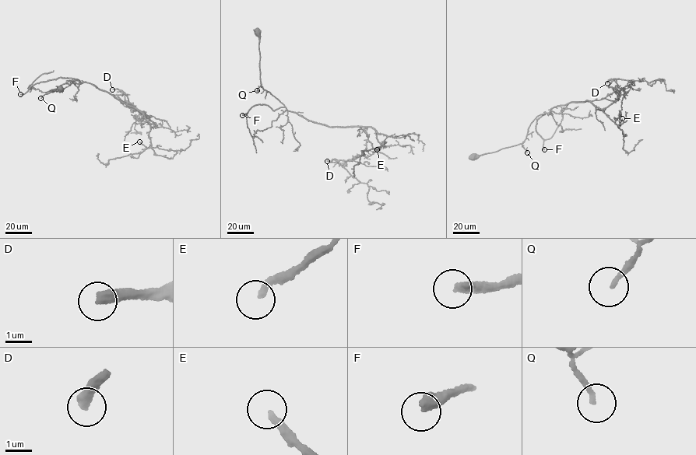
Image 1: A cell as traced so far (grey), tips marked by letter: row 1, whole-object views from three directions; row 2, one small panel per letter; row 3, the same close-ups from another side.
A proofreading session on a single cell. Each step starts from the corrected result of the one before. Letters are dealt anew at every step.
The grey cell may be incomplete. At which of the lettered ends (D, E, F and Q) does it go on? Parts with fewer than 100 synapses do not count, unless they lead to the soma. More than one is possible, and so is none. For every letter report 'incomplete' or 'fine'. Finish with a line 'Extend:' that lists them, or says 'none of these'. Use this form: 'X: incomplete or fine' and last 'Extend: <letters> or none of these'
D: fine
E: fine
F: incomplete
Q: fine
Extend: F

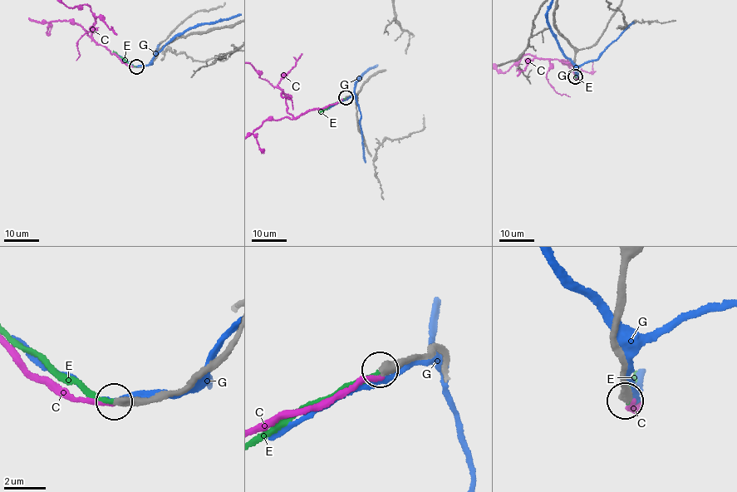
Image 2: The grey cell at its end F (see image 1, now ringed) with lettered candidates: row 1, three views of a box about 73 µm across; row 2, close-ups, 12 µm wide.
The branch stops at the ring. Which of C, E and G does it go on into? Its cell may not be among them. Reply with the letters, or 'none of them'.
E

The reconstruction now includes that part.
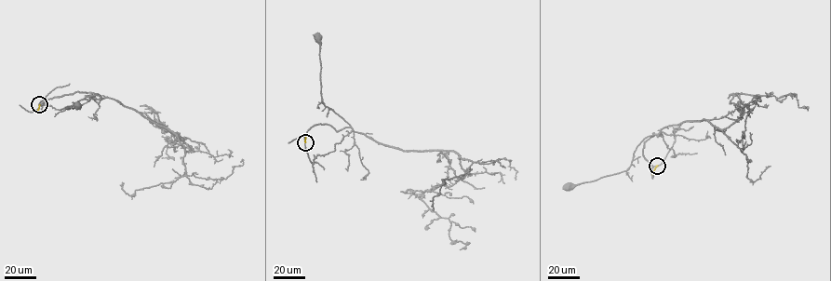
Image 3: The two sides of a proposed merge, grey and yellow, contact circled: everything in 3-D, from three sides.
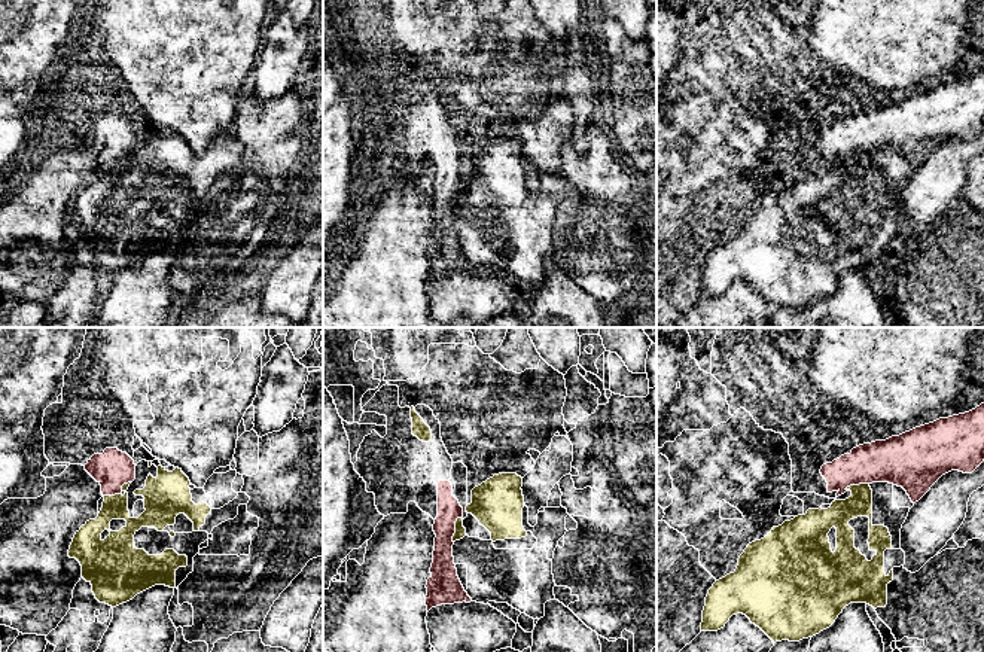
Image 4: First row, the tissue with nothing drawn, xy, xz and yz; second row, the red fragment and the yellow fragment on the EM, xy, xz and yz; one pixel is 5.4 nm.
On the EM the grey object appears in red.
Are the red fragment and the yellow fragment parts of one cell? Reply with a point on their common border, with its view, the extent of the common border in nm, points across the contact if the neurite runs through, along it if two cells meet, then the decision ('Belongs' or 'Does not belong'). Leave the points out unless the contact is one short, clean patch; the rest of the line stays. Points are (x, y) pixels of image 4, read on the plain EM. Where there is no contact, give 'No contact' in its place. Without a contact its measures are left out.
Touches red at xz (454, 195). Shared border 150 nm. Boundary: xz (462, 183), (456, 188), (453, 209). Does not belong

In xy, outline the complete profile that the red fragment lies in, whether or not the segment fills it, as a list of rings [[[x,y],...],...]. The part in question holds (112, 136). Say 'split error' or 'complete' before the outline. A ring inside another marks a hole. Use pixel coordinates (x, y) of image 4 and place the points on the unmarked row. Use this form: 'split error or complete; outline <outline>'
complete; outline [[[106,115],[103,121],[94,121],[85,137],[101,152],[103,162],[121,161],[122,152],[135,146],[134,127],[118,115]]]

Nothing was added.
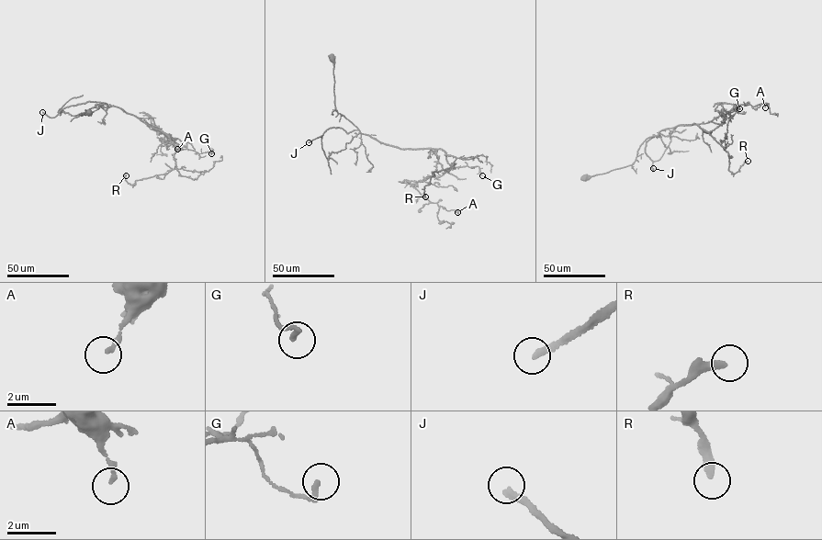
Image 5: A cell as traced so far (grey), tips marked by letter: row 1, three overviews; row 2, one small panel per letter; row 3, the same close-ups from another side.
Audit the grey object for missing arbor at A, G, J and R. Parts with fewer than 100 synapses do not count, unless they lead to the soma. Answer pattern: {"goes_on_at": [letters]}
{"goes_on_at": ["J"]}

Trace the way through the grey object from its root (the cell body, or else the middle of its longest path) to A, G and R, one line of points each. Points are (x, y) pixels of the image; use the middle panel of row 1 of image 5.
A: (333, 57), (338, 113), (360, 132), (384, 143), (444, 151), (451, 168), (412, 185), (430, 202), (457, 212)
G: (333, 57), (336, 109), (360, 132), (401, 149), (439, 148), (444, 152), (452, 167), (478, 166), (482, 175)
R: (333, 57), (336, 109), (360, 132), (401, 149), (439, 148), (456, 158), (450, 167), (432, 172), (425, 196)

